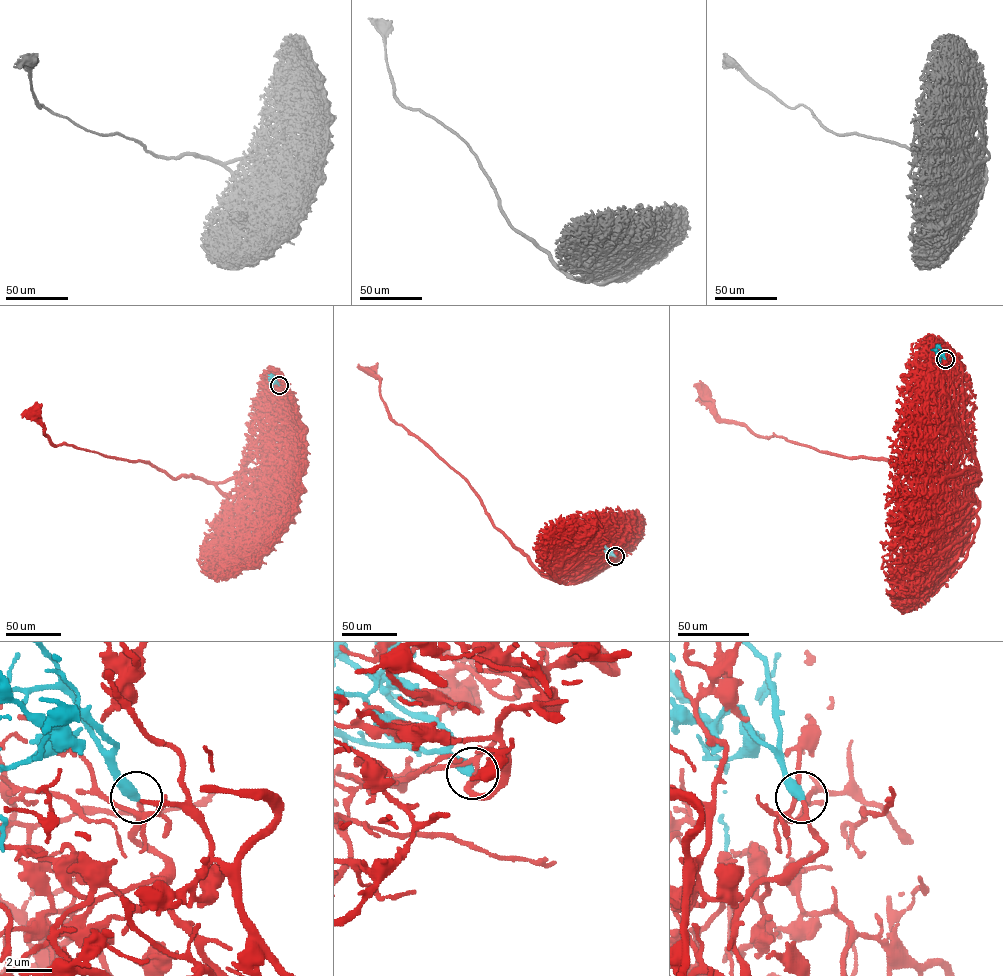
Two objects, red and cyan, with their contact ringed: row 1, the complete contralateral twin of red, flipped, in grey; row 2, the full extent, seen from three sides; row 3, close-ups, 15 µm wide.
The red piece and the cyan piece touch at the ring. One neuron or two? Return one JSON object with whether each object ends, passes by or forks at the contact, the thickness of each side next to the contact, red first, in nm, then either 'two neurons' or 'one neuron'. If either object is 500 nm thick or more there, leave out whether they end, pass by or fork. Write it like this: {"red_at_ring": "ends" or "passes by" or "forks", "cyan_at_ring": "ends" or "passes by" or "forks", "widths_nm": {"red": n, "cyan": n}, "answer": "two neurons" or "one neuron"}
{"red_at_ring": "passes by", "cyan_at_ring": "ends", "widths_nm": {"red": 160, "cyan": 480}, "answer": "one neuron"}

